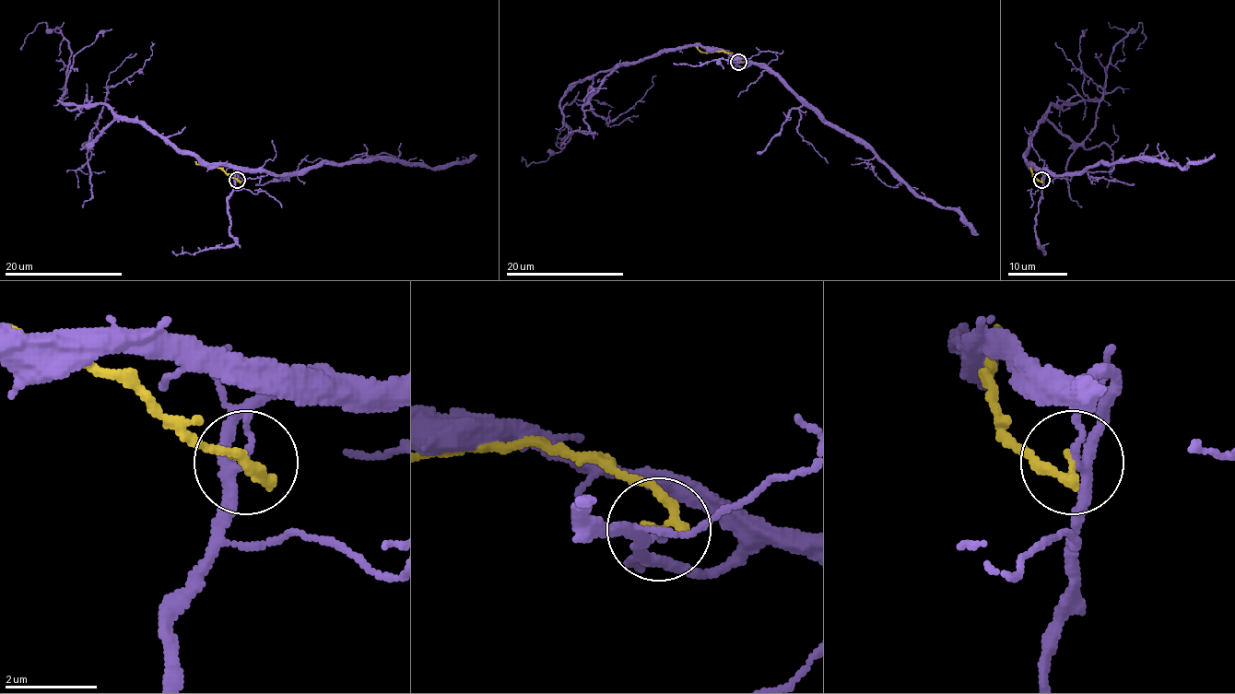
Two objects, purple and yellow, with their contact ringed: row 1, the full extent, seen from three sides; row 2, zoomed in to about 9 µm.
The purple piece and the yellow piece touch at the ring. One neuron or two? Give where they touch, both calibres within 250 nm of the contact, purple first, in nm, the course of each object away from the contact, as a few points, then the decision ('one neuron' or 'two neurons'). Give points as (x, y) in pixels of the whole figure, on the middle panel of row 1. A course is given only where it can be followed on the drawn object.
place (738, 62); calibres 240 and 260 nm; course purple (738, 63), (685, 46), (597, 71), (560, 100), (570, 141), (546, 159), (527, 166), (523, 157); course yellow (738, 63), (739, 59), (731, 53), (722, 51), (702, 52), (697, 46); two neurons

